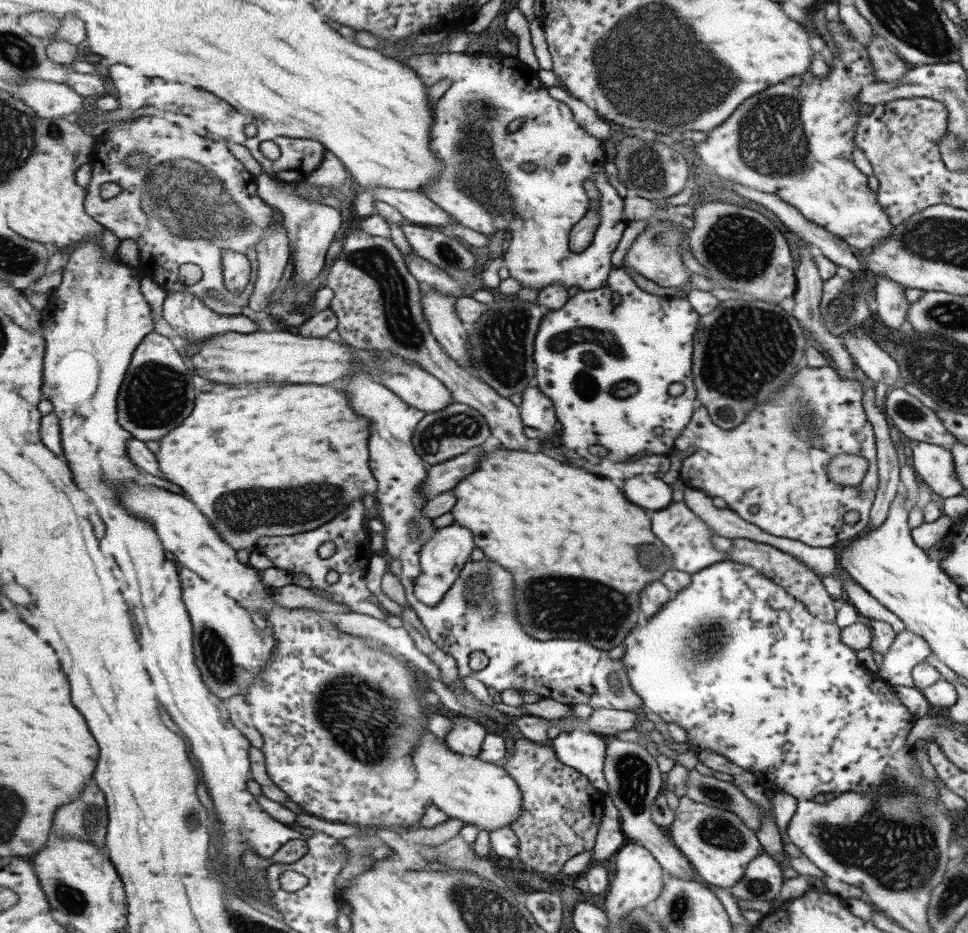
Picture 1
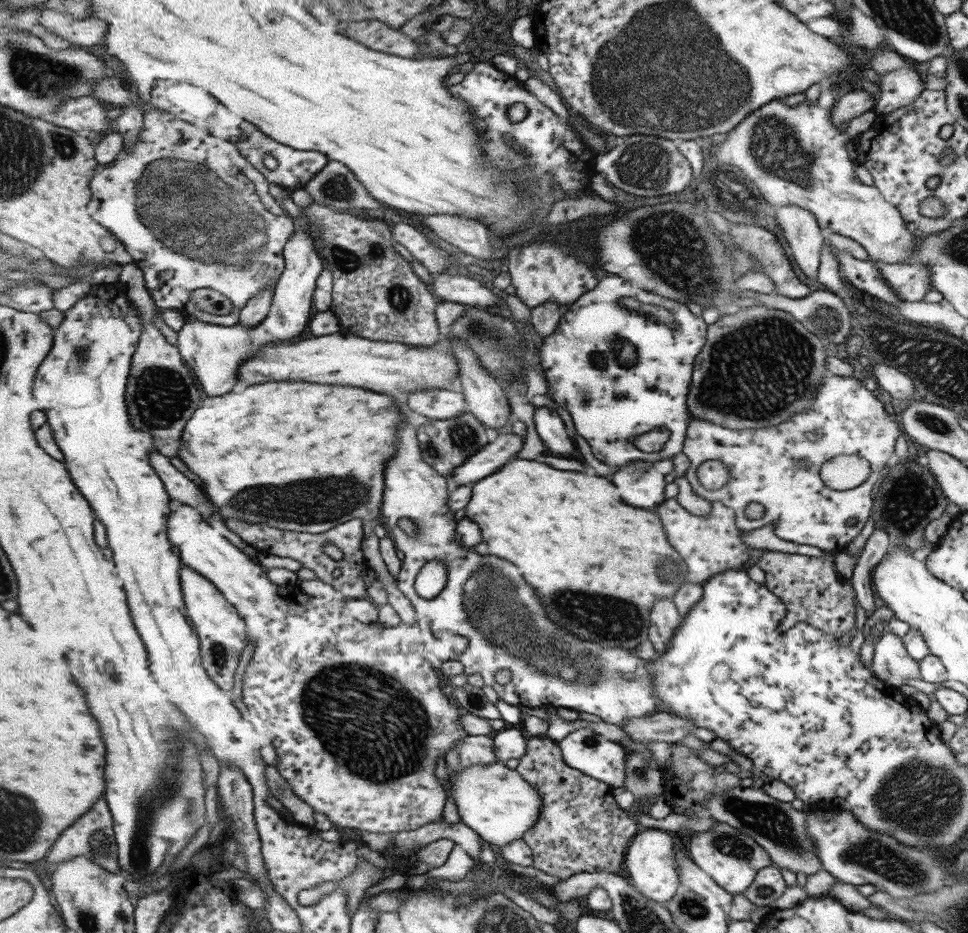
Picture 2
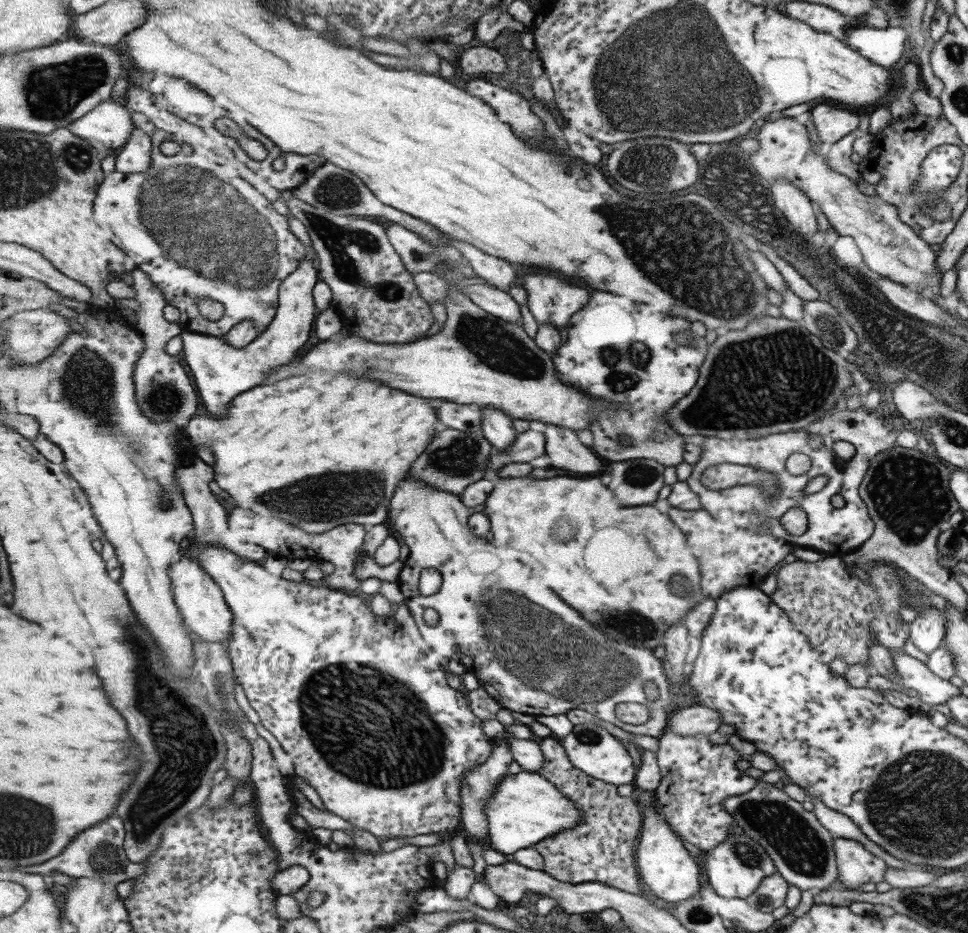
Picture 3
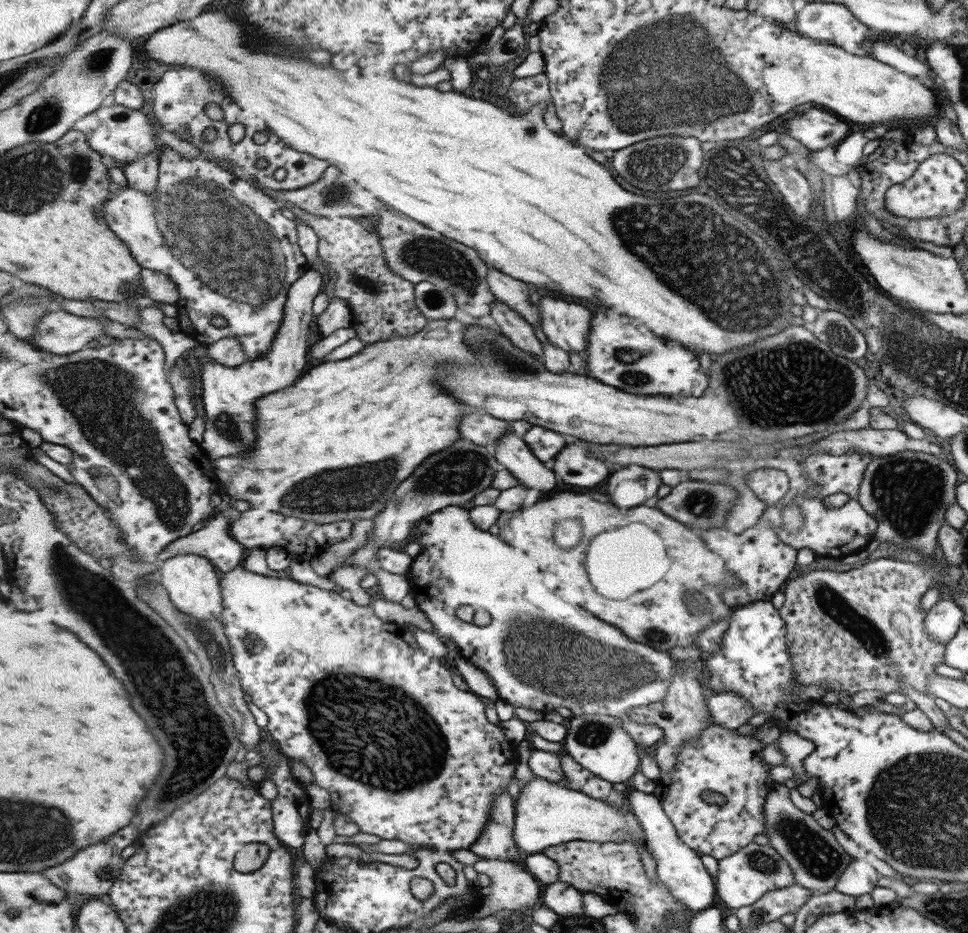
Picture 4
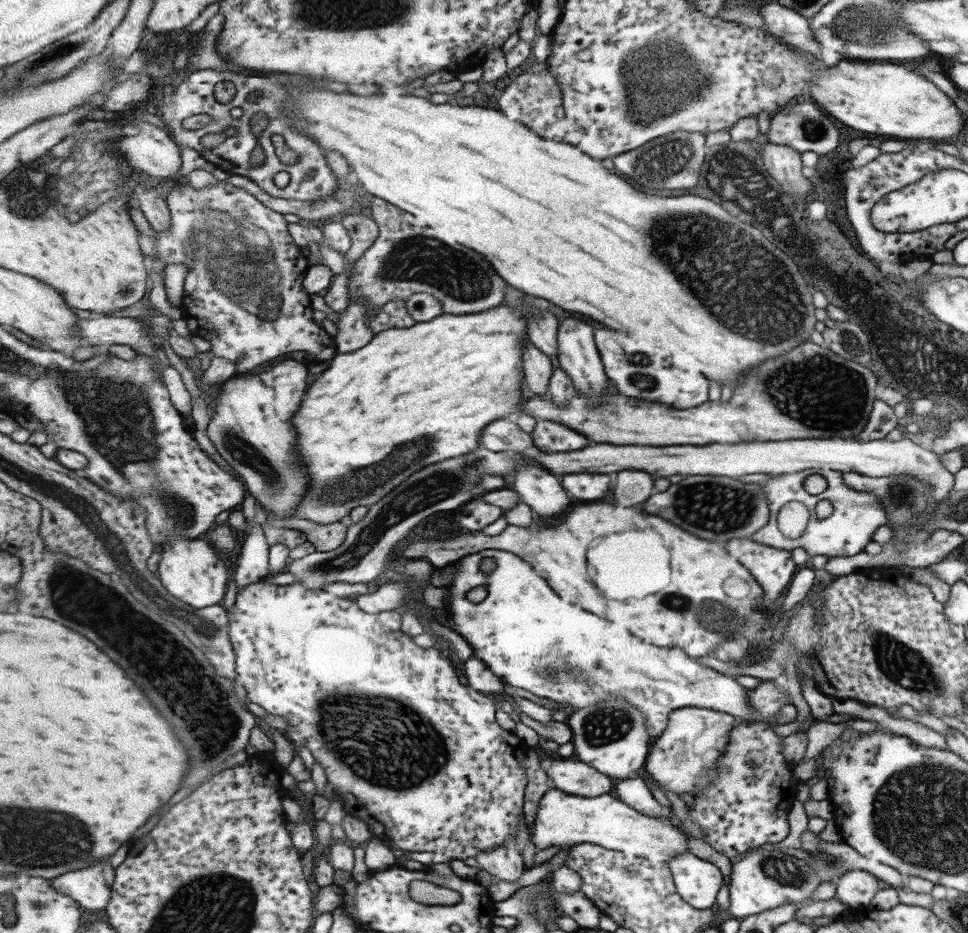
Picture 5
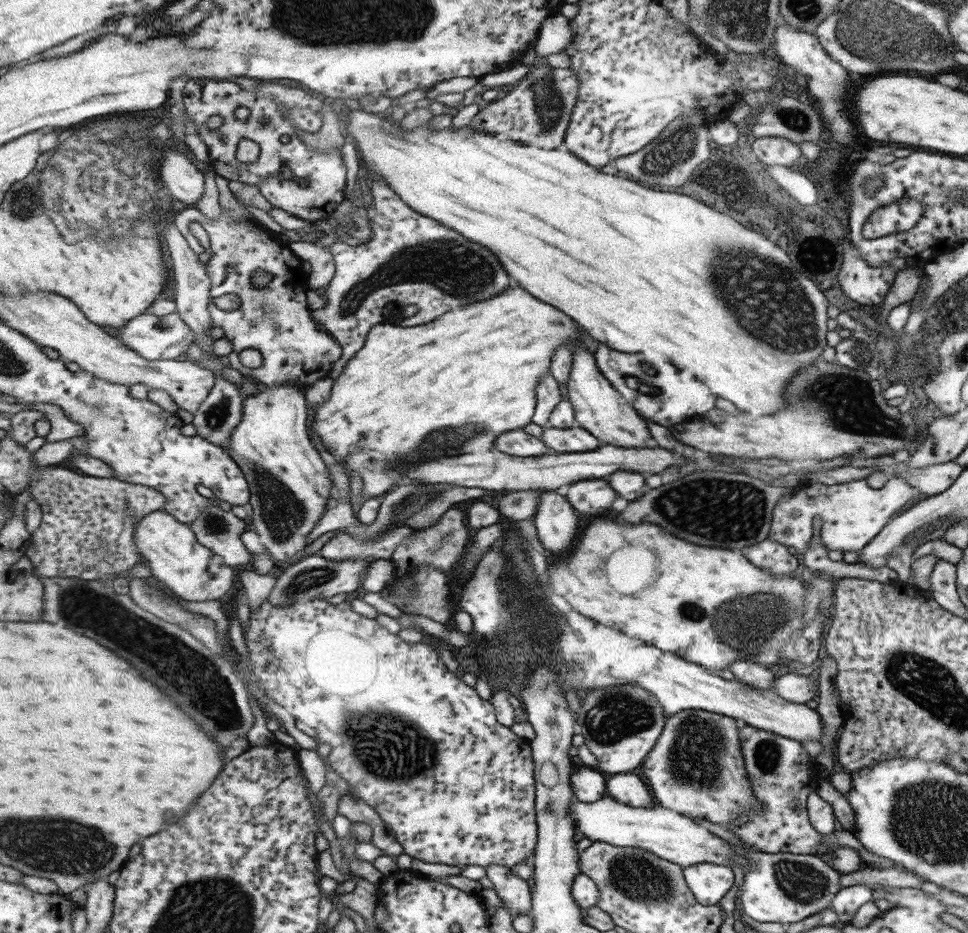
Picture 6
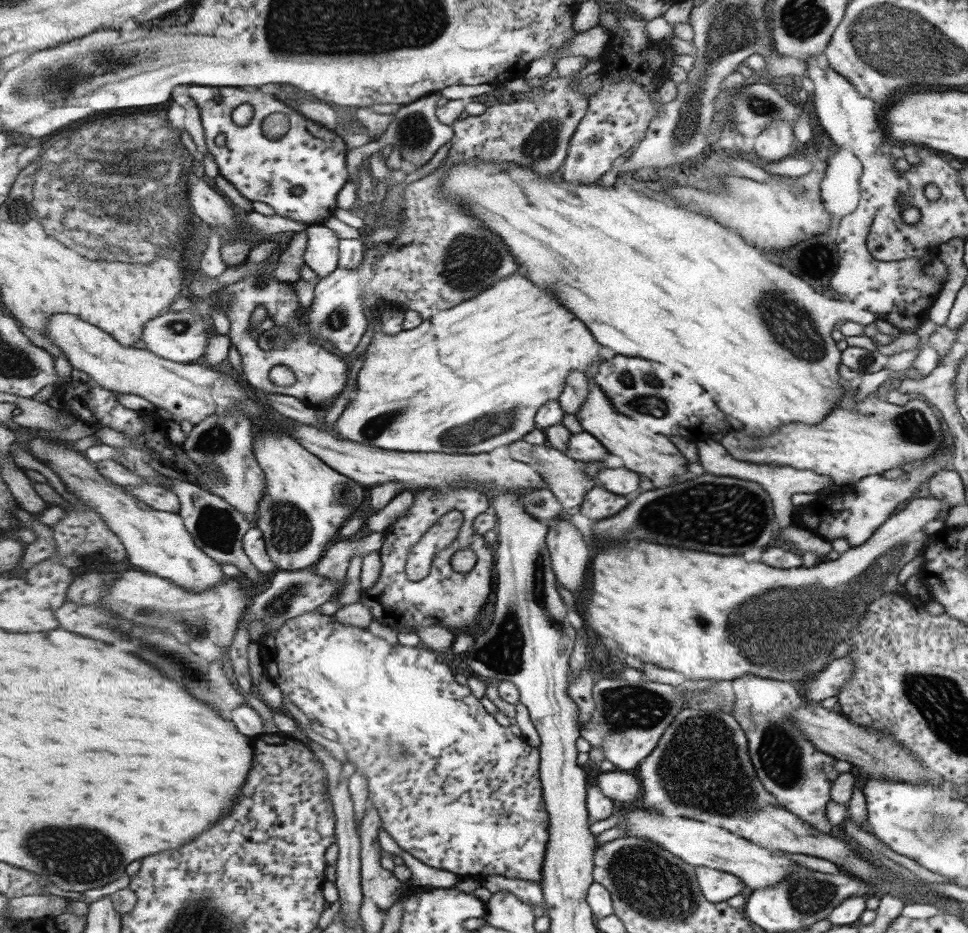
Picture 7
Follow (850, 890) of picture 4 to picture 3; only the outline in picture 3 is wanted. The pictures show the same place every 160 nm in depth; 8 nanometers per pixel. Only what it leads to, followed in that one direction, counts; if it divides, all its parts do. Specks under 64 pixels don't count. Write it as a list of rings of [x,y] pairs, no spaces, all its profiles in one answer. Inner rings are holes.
[[[833,838],[832,842],[838,881],[845,888],[855,889],[862,884],[883,881],[883,871],[887,868],[884,860],[873,856],[859,841]]]

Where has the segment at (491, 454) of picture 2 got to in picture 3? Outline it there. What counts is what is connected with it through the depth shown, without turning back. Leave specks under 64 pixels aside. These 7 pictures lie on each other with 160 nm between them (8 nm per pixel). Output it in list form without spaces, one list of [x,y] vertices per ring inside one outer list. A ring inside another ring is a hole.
[[[527,430],[517,436],[517,442],[506,451],[495,450],[490,458],[490,468],[499,470],[511,462],[531,462],[537,456],[543,456],[546,450],[545,432]]]

